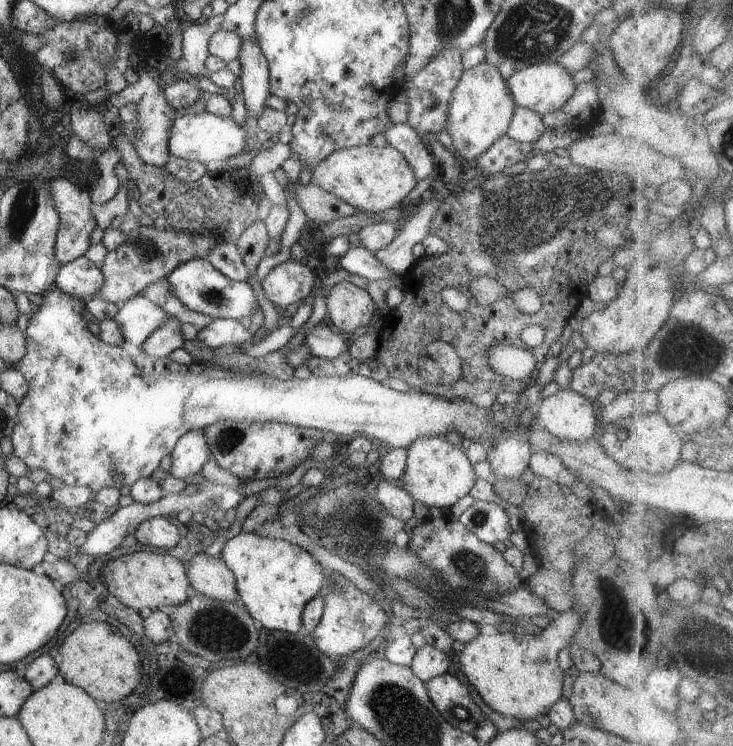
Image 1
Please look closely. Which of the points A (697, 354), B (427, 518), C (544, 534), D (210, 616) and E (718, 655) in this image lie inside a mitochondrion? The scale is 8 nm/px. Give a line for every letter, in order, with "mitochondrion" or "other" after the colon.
A: mitochondrion
B: other
C: other
D: mitochondrion
E: mitochondrion

